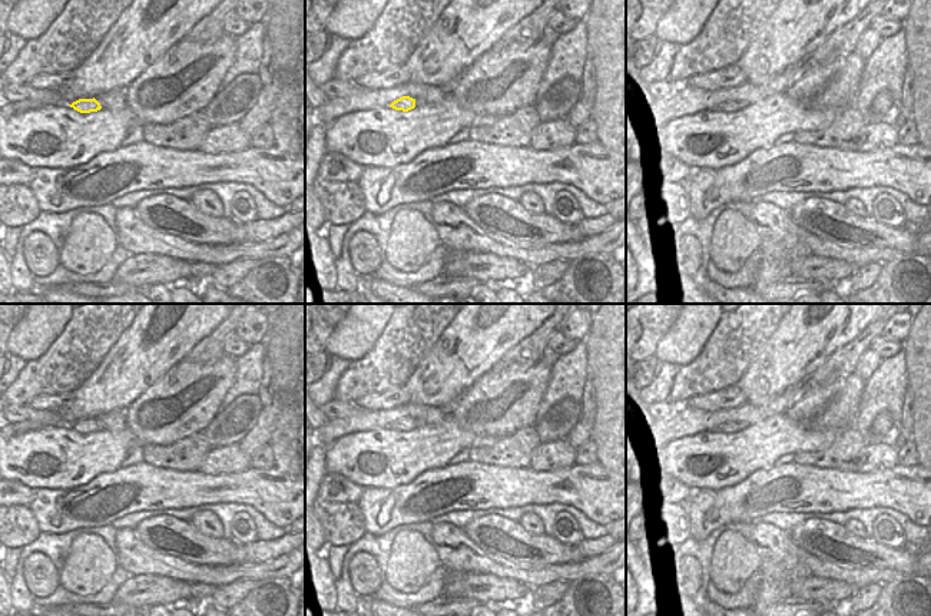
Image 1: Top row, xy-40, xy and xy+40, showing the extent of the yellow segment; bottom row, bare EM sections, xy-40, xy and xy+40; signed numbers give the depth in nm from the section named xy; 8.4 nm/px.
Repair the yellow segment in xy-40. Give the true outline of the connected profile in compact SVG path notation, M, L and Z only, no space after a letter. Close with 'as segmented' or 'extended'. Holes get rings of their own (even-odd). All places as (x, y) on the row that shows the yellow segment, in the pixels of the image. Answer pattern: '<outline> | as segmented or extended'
M95 97L93 99L79 99L69 106L80 113L90 113L90 112L97 112L102 109L100 103Z | as segmented

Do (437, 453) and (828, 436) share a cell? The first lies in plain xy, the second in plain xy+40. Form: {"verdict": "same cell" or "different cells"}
{"verdict": "same cell"}

